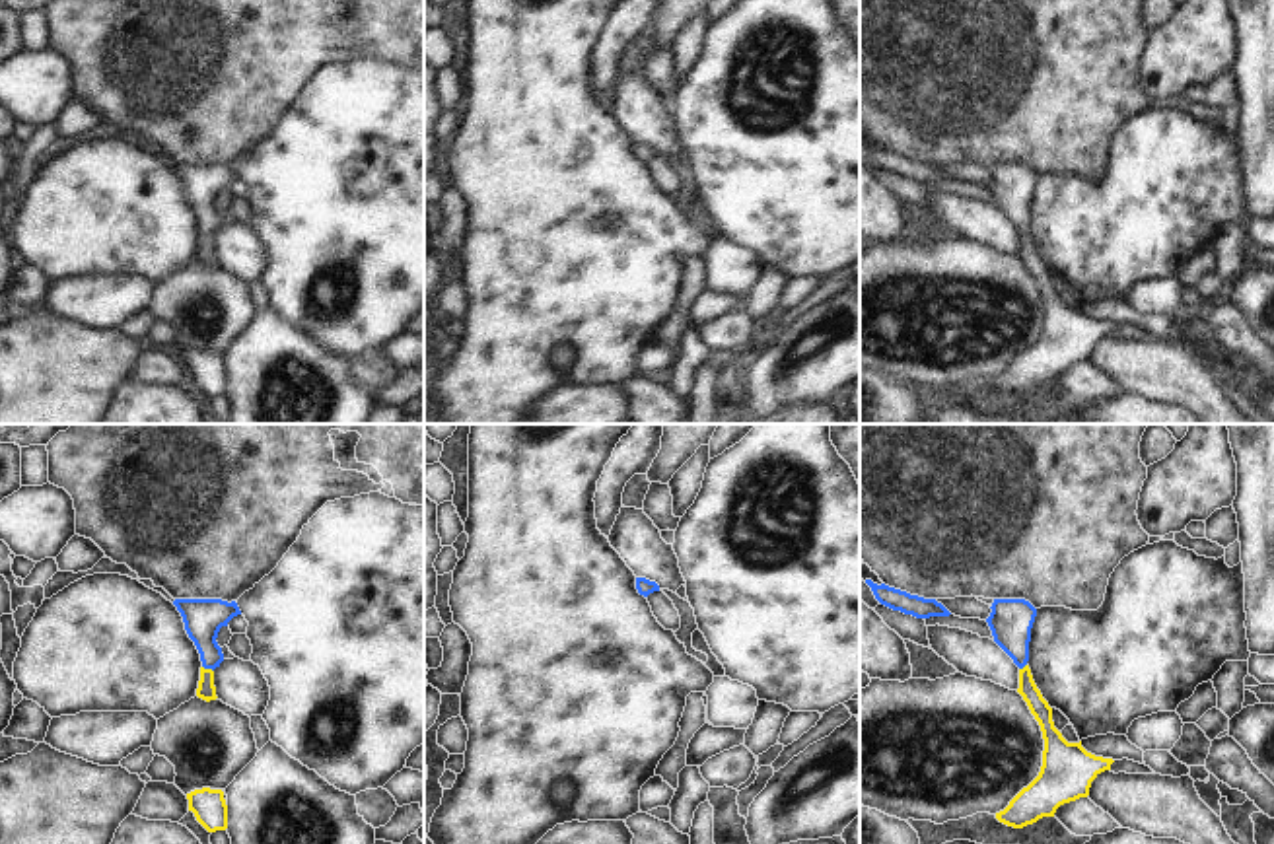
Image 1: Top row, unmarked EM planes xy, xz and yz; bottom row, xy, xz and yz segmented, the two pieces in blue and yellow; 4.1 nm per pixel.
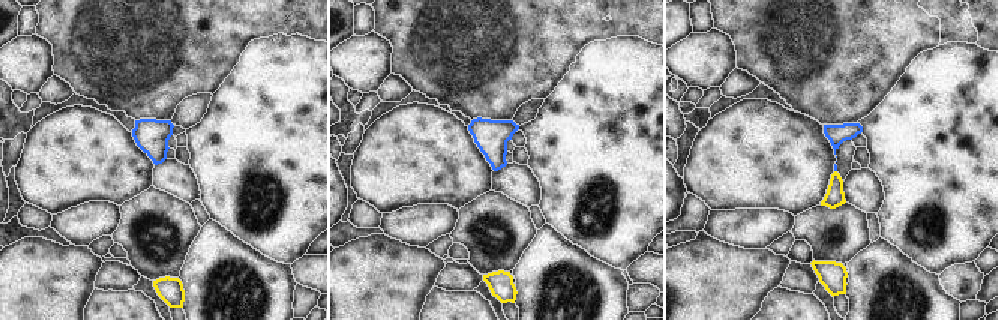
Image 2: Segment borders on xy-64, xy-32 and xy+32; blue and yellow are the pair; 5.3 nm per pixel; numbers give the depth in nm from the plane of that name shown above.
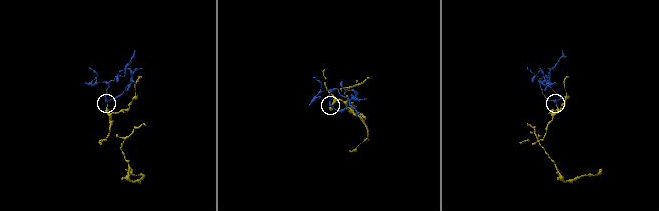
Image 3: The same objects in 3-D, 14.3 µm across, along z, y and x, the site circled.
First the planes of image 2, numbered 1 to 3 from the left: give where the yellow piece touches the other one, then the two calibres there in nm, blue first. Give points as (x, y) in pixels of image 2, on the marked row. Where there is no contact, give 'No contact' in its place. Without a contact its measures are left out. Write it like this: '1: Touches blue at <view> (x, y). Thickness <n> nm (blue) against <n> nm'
1: No contact
2: No contact
3: No contact.

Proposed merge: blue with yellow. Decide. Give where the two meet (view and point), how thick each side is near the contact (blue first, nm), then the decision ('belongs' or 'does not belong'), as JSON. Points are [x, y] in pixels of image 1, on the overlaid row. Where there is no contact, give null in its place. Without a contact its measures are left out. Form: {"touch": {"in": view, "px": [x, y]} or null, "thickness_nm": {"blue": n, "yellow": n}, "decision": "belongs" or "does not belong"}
{"touch": {"in": "xy", "px": [209, 668]}, "thickness_nm": {"blue": 160, "yellow": 80}, "decision": "belongs"}

